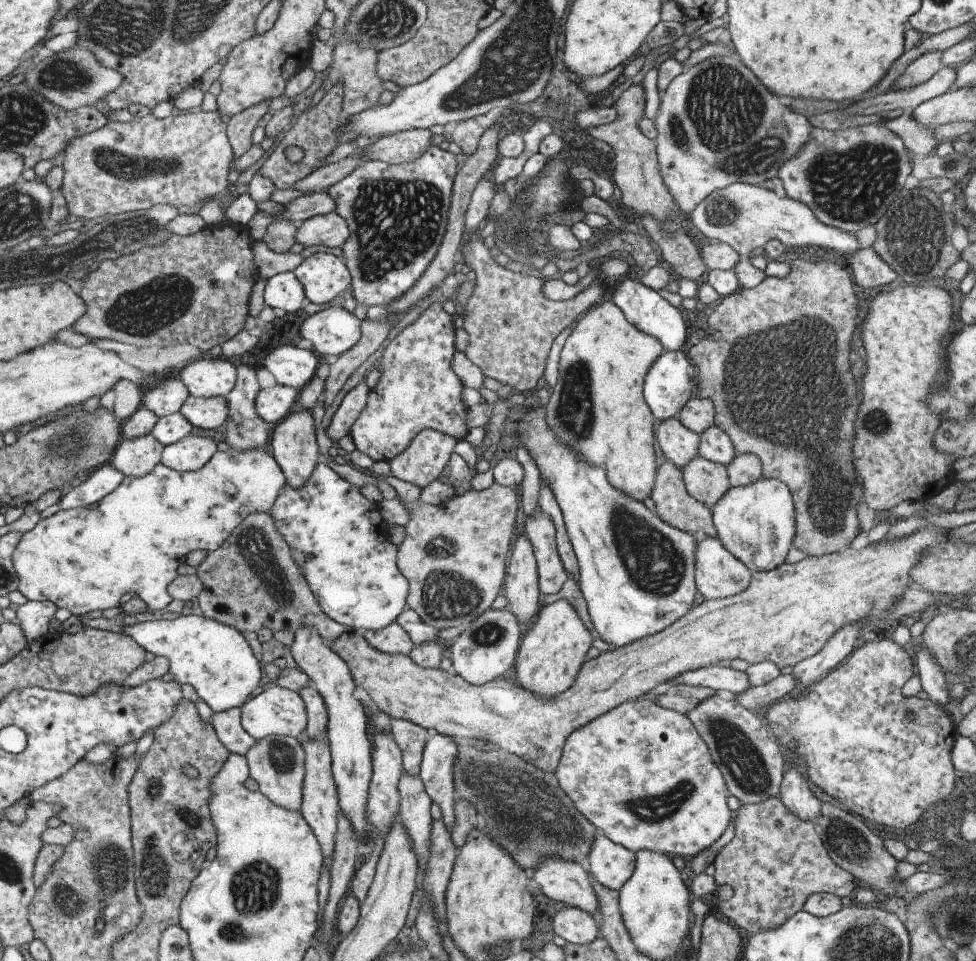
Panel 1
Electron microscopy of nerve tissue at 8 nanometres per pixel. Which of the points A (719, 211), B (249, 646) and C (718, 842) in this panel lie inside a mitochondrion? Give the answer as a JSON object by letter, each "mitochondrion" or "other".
{"A":"mitochondrion","B":"other","C":"other"}

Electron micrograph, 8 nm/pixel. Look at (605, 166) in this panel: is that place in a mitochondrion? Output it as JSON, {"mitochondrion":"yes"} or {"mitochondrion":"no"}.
{"mitochondrion":"no"}

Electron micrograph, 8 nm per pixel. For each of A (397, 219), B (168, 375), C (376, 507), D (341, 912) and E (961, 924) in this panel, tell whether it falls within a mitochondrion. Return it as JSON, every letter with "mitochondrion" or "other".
{"A":"mitochondrion","B":"other","C":"other","D":"other","E":"mitochondrion"}

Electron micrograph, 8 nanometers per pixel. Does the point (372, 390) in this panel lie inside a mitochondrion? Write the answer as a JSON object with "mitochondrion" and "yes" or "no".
{"mitochondrion":"no"}

